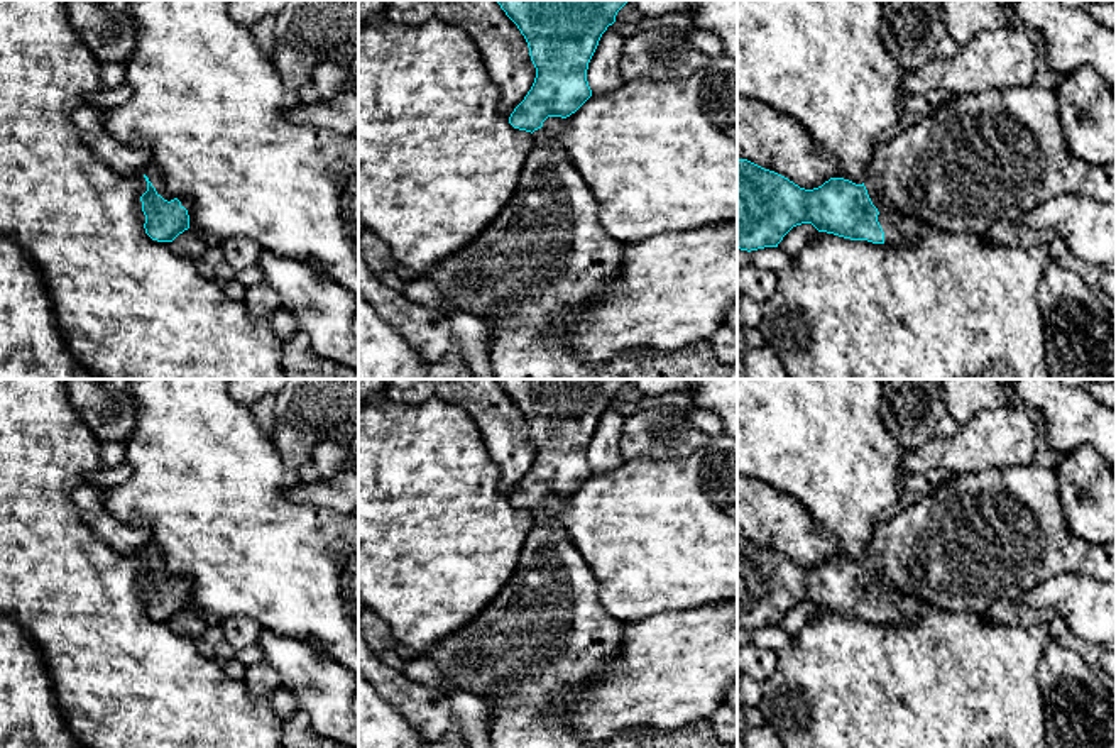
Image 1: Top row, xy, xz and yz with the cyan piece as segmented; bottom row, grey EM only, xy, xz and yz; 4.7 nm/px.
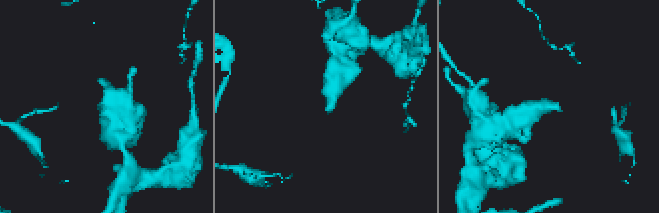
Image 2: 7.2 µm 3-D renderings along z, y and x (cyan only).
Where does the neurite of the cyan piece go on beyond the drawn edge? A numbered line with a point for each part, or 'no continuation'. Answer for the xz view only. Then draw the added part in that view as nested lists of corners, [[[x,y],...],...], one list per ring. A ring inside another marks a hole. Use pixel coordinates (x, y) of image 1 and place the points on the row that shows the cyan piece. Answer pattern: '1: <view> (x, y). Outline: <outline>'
1: xz (528, 273). Outline: [[[541,127],[533,132],[533,149],[522,164],[519,184],[495,220],[419,276],[436,284],[445,303],[457,305],[460,311],[494,328],[489,360],[497,379],[737,379],[737,364],[720,362],[708,340],[670,354],[626,354],[602,366],[585,364],[575,355],[565,332],[578,318],[583,303],[609,289],[622,272],[622,242],[605,234],[597,212],[597,200],[570,162],[568,152]]]

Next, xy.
1: xy (153, 173). Outline: [[[150,157],[144,174],[149,178],[149,181],[156,188],[157,195],[161,195],[164,200],[171,201],[176,198],[172,193],[167,191],[162,174],[161,174],[159,168],[154,164],[152,157]]]

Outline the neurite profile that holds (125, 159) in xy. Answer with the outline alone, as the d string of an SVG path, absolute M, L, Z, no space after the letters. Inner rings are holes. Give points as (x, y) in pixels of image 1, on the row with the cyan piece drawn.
M93 105L78 107L71 118L85 146L123 176L142 174L150 154L115 139L101 124L101 110Z

